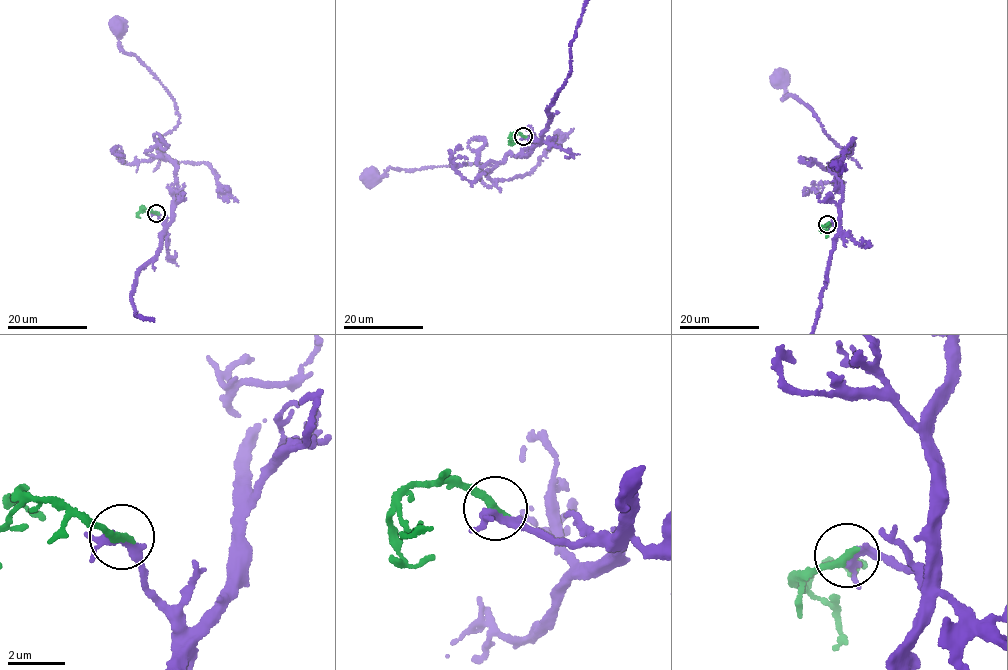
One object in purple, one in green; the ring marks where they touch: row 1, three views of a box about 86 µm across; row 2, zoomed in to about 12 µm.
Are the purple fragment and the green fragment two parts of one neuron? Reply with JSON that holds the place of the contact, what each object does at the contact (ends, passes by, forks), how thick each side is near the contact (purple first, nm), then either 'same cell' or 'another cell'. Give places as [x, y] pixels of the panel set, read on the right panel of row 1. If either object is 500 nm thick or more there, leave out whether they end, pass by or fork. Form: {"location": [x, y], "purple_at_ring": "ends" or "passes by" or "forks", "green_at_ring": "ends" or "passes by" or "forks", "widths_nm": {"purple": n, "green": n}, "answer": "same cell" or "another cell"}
{"location": [827, 224], "purple_at_ring": "forks", "green_at_ring": "ends", "widths_nm": {"purple": 240, "green": 280}, "answer": "same cell"}

